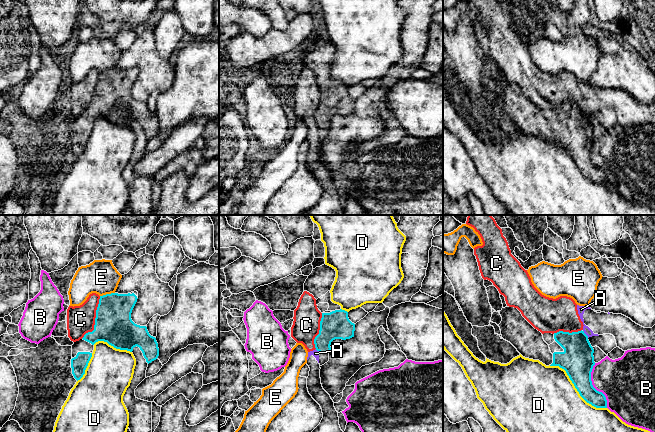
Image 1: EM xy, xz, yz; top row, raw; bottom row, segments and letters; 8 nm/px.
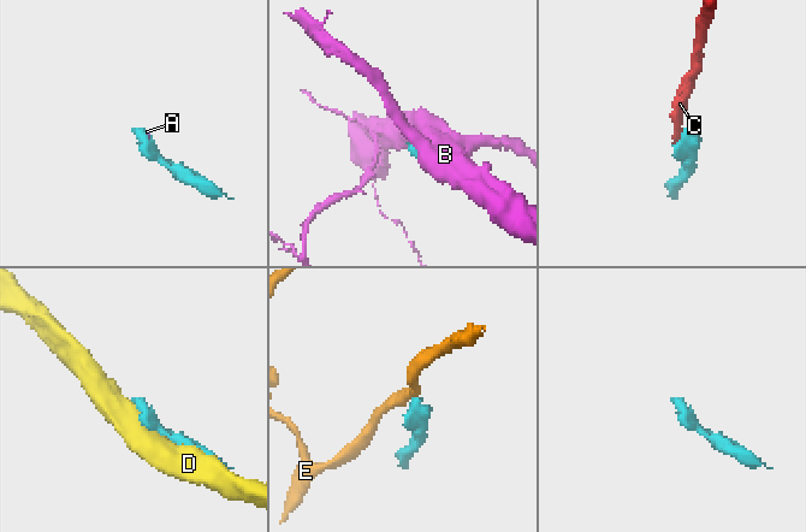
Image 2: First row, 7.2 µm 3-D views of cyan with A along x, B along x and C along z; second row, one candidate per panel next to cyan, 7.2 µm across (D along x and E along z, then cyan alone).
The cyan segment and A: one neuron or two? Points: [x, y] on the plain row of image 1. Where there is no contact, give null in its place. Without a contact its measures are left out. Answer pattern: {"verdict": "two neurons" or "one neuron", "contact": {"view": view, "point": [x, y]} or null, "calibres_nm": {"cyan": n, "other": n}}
{"verdict": "two neurons", "contact": {"view": "yz", "point": [585, 110]}, "calibres_nm": {"cyan": 260, "other": 60}}

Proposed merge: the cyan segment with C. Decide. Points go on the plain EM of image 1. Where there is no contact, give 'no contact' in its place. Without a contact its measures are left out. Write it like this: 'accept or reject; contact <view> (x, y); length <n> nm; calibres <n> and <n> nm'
reject; contact xy (95, 95); length 380 nm; calibres 300 and 220 nm

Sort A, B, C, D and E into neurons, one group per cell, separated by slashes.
A C / B / D / E

